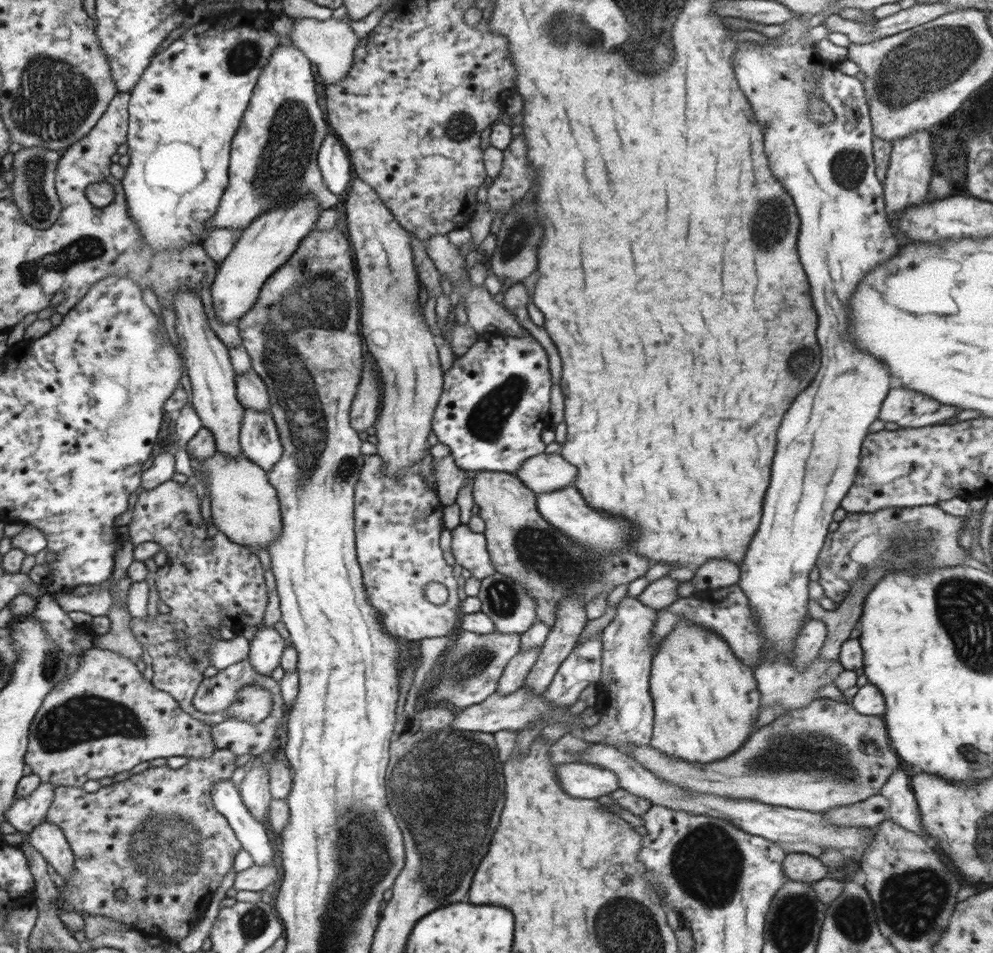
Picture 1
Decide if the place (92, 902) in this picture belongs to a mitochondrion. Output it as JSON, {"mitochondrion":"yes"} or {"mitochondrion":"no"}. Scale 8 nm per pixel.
{"mitochondrion":"no"}

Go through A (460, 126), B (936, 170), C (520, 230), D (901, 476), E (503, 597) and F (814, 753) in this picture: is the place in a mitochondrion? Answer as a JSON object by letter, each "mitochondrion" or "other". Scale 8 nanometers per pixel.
{"A":"mitochondrion","B":"other","C":"mitochondrion","D":"other","E":"mitochondrion","F":"mitochondrion"}

